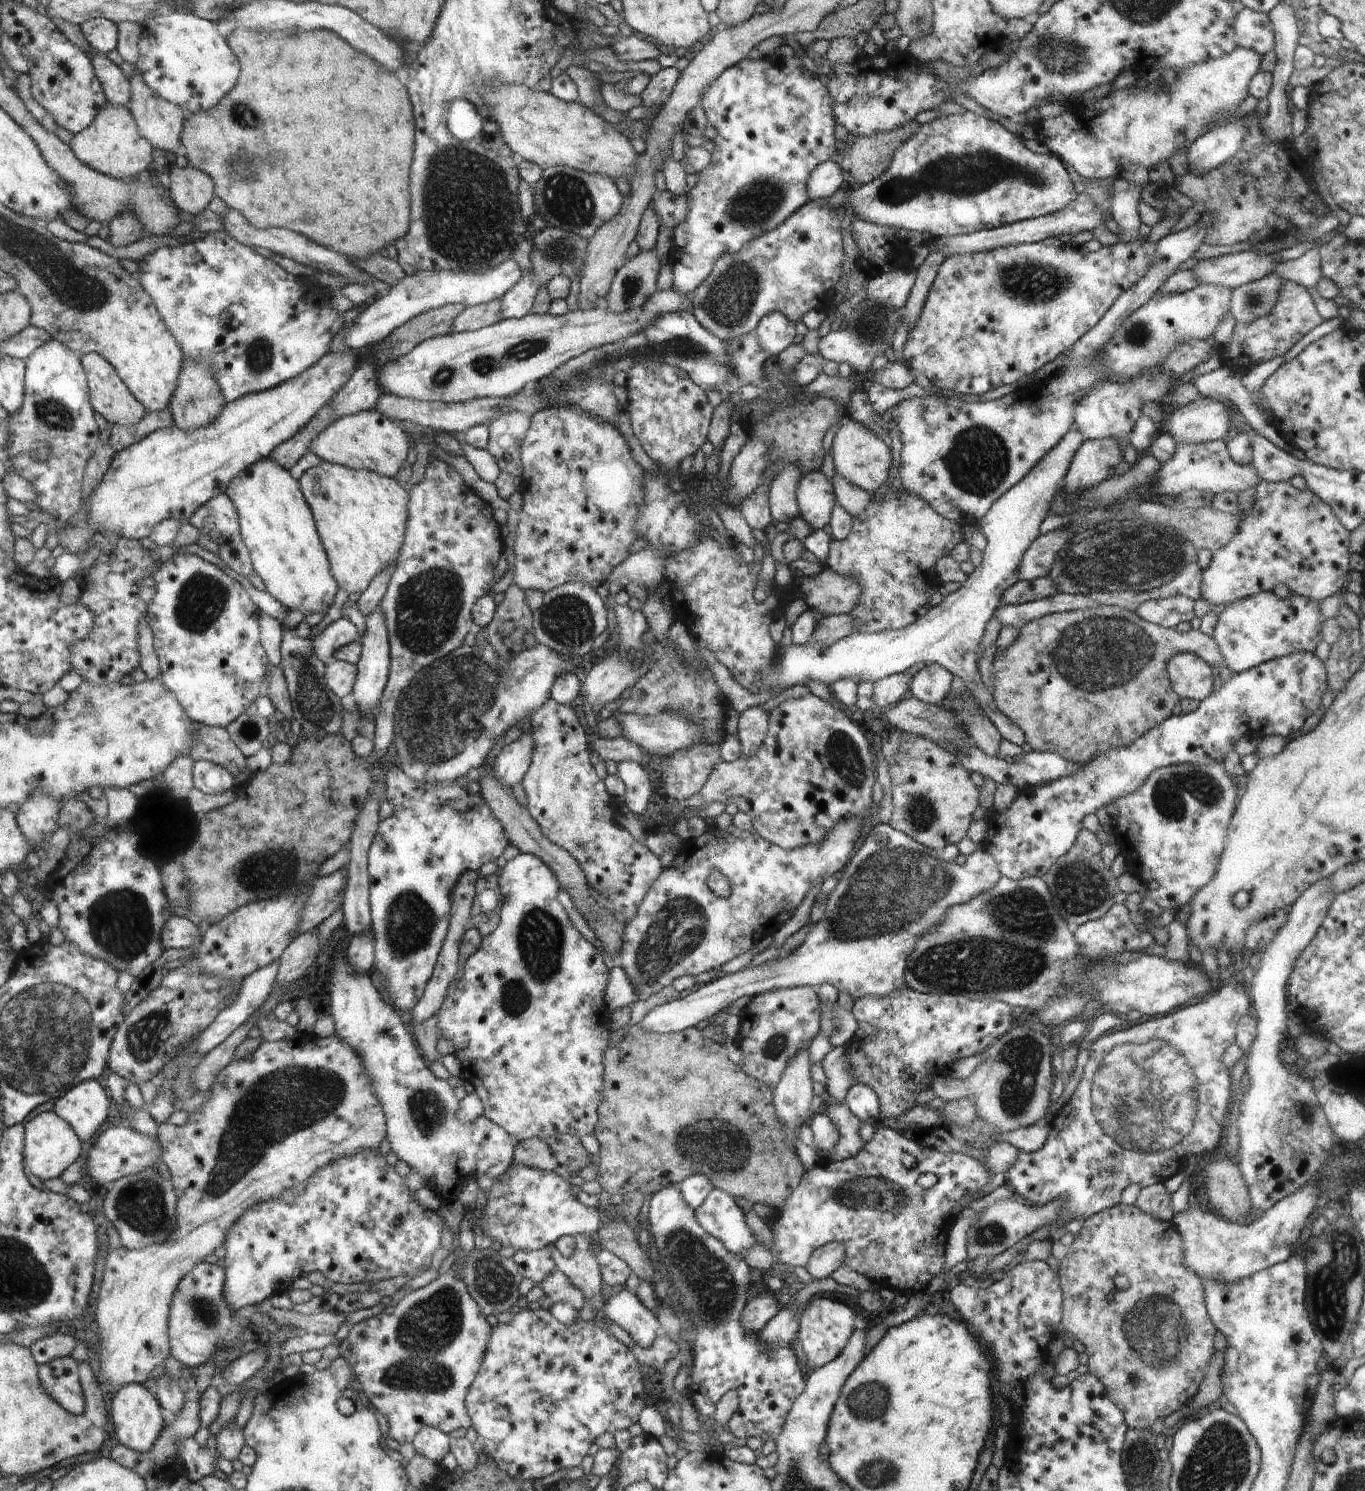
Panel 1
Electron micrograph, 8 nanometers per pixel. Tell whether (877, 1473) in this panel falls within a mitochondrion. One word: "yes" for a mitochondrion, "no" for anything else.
yes

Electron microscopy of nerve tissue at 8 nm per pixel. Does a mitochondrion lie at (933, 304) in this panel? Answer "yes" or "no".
no

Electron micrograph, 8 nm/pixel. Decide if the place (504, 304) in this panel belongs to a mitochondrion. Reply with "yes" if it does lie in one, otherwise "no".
no

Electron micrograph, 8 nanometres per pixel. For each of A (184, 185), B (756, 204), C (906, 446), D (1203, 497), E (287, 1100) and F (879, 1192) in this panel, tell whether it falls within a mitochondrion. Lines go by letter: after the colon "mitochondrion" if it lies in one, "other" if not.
A: other
B: mitochondrion
C: other
D: other
E: mitochondrion
F: mitochondrion

